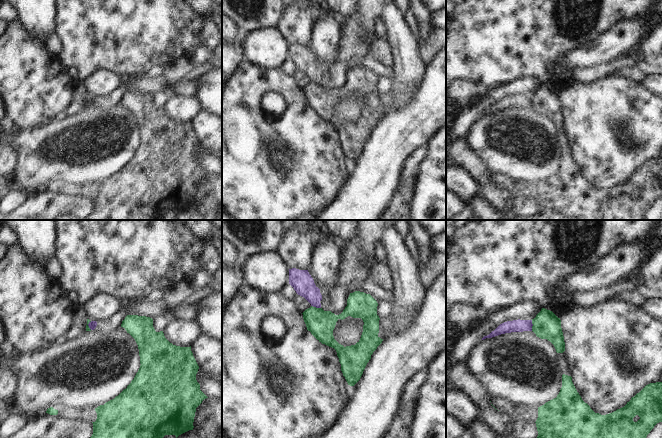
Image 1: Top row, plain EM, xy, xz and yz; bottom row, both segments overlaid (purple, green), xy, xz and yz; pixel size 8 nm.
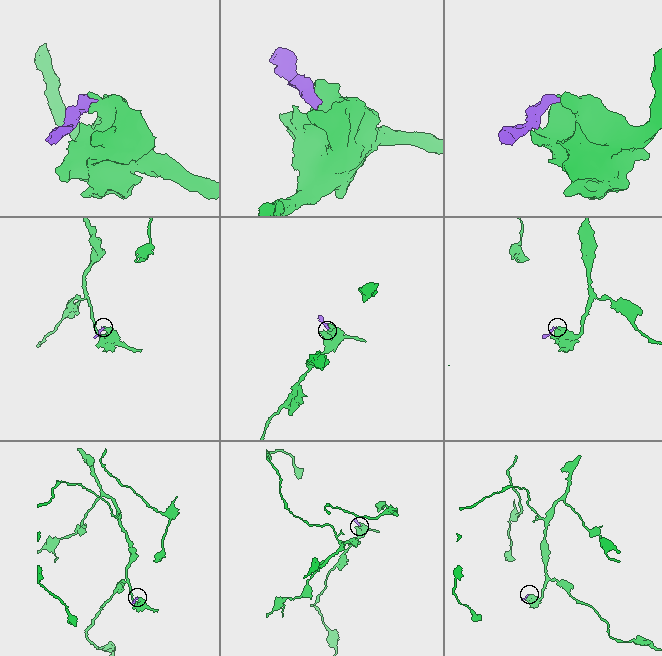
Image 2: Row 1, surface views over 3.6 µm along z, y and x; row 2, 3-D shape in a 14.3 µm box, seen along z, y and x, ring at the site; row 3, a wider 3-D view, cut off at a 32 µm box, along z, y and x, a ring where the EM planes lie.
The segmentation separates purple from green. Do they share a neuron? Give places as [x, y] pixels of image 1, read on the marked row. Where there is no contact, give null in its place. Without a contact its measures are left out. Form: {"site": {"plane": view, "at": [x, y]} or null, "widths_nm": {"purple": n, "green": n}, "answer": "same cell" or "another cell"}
{"site": {"plane": "yz", "at": [532, 325]}, "widths_nm": {"purple": 100, "green": 220}, "answer": "another cell"}

